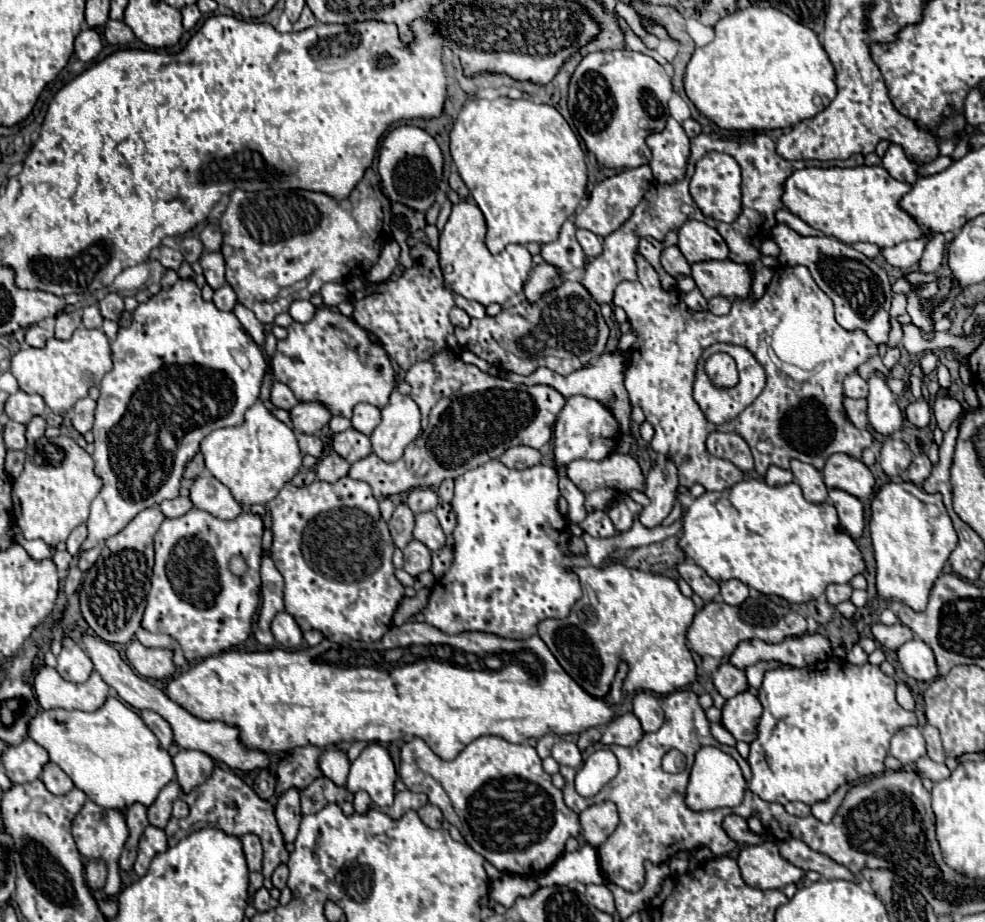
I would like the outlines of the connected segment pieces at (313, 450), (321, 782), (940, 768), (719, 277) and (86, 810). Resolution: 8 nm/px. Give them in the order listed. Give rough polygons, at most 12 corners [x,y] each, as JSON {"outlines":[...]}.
{"outlines":[[[296,432],[302,454],[320,458],[322,440]],[[316,778],[302,794],[302,814],[352,802],[346,788]],[[928,756],[916,762],[920,776],[938,782],[950,776],[944,764],[932,762]],[[730,260],[692,264],[692,280],[706,300],[746,298],[748,266]],[[86,802],[72,836],[84,858],[108,866],[96,898],[120,892],[120,852],[128,840],[120,810]]]}

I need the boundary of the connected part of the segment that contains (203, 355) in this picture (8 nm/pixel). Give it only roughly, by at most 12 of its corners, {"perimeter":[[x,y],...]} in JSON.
{"perimeter":[[178,280],[110,342],[78,556],[178,496],[266,372]]}

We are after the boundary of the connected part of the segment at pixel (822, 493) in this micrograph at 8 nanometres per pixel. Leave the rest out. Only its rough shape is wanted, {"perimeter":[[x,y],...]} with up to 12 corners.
{"perimeter":[[792,460],[792,474],[812,504],[828,500],[822,474]]}

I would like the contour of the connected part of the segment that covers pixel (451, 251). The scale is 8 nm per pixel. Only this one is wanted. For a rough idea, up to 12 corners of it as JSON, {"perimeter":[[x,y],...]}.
{"perimeter":[[476,204],[452,206],[440,234],[450,290],[482,306],[522,292],[526,246],[494,256]]}

